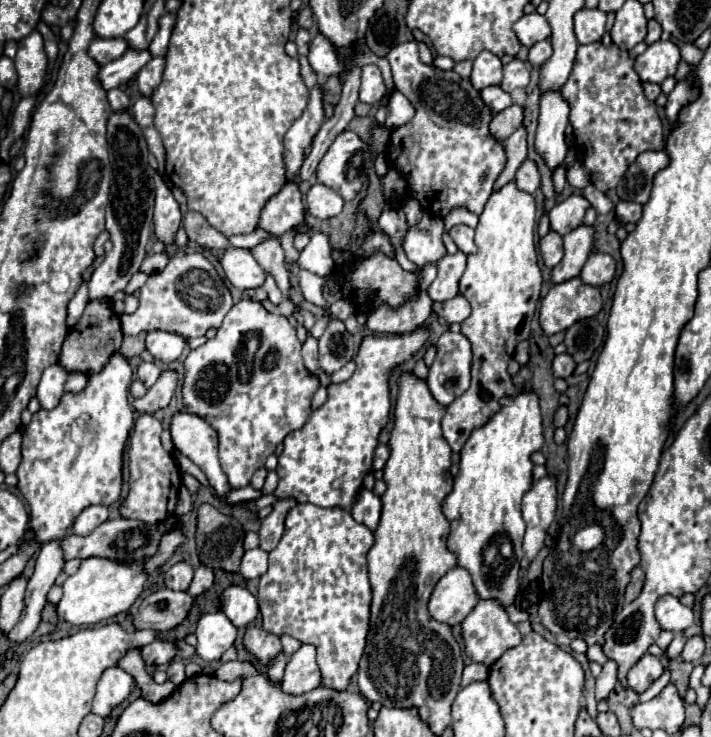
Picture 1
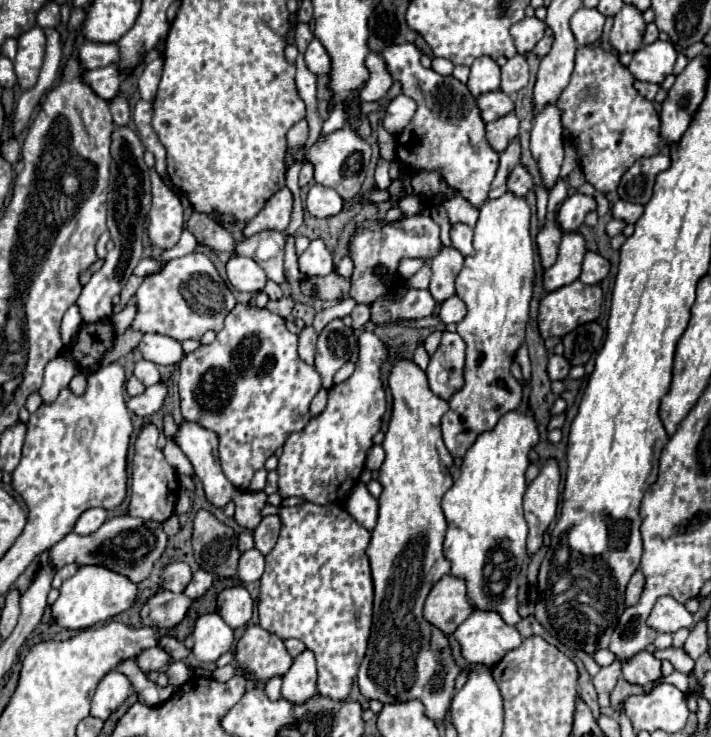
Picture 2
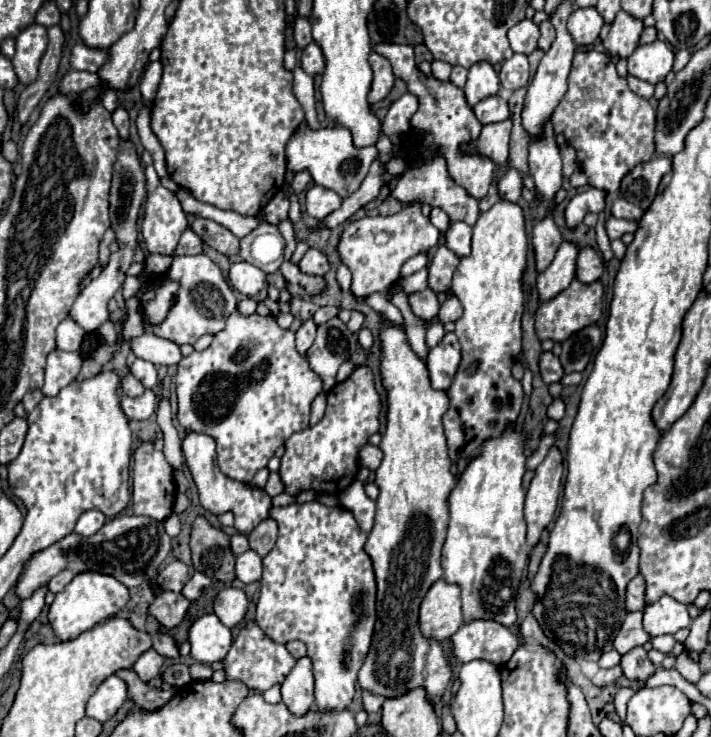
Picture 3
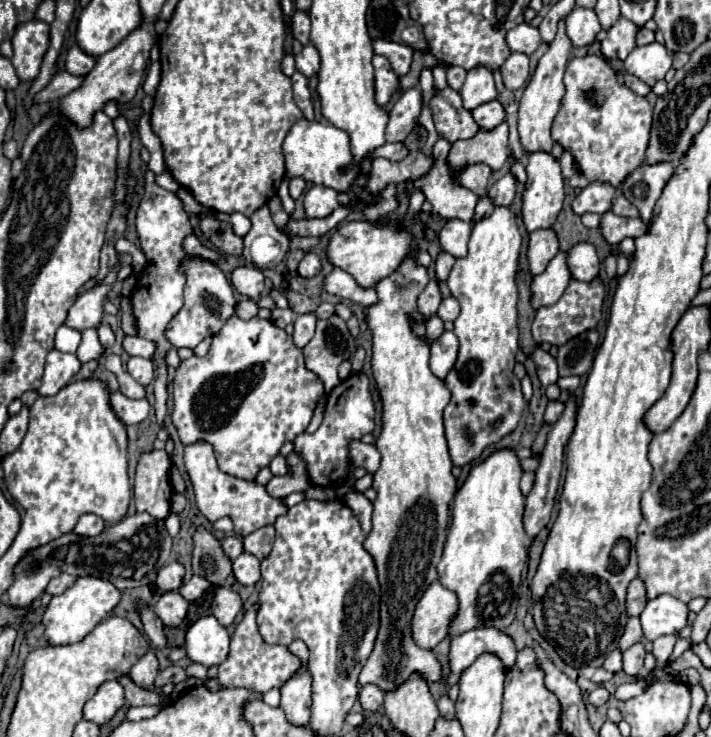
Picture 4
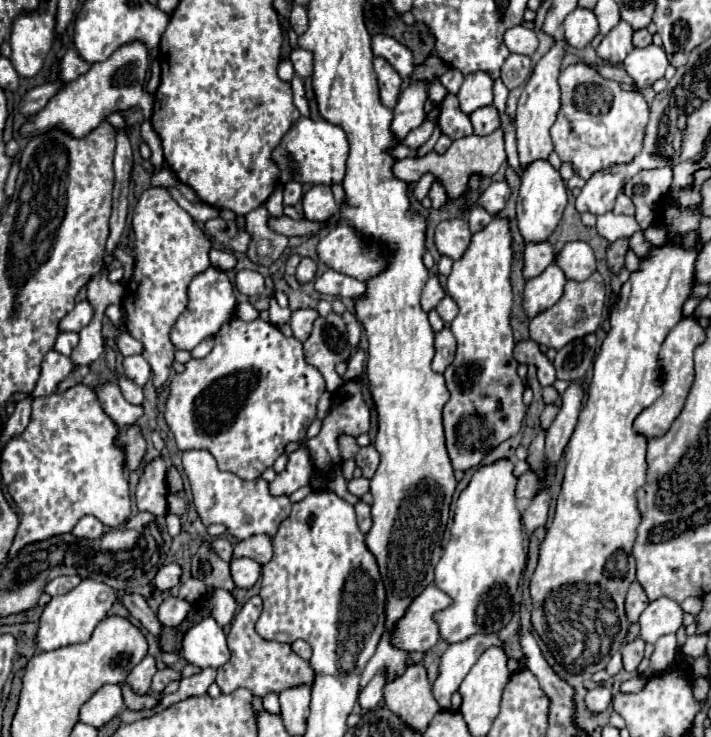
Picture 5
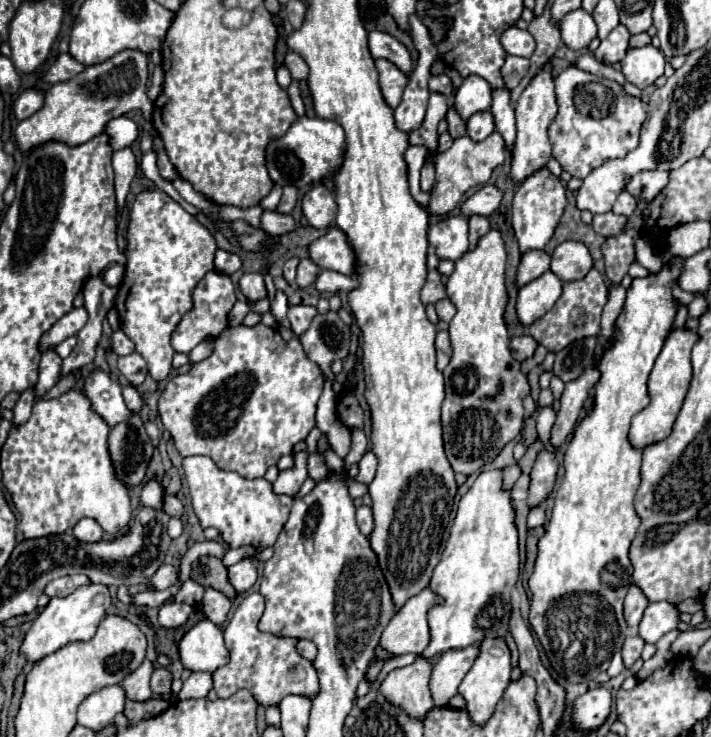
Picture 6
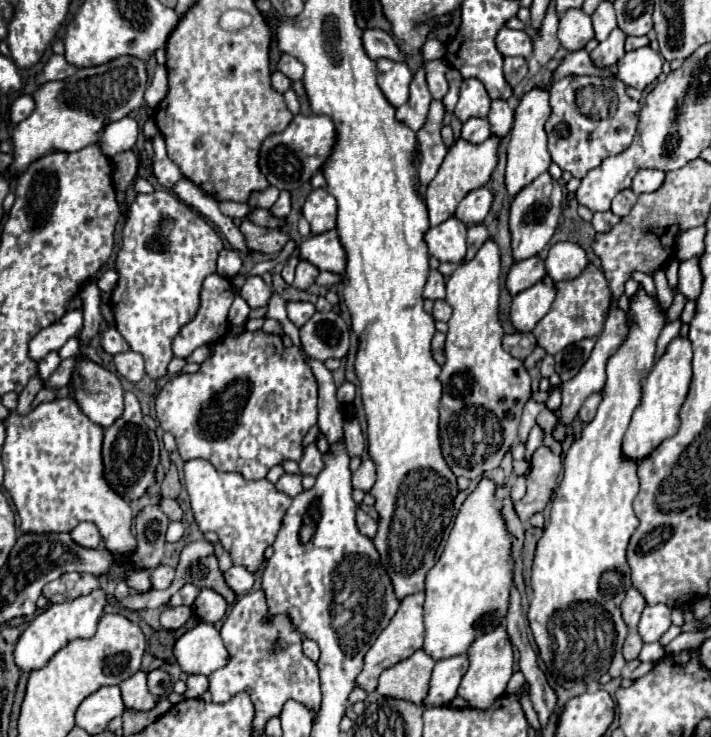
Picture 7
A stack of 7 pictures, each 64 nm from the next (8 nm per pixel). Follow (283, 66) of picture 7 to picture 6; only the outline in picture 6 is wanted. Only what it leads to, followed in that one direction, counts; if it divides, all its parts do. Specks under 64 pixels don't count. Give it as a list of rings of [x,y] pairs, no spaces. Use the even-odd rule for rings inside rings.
[[[288,52],[286,58],[284,58],[284,66],[290,70],[290,74],[292,74],[294,80],[306,80],[306,76],[308,76],[308,66],[306,66],[306,62],[302,60],[302,56],[298,56],[298,54],[294,54],[294,52]]]

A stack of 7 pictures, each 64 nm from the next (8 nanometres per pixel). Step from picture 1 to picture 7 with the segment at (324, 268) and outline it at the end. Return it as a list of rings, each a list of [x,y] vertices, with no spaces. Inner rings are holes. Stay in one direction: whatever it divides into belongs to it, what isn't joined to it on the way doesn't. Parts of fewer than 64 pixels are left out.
[[[300,260],[298,266],[296,266],[296,278],[294,278],[294,288],[298,290],[306,290],[314,284],[314,280],[318,278],[320,270],[316,266],[312,266],[310,262],[306,260]]]

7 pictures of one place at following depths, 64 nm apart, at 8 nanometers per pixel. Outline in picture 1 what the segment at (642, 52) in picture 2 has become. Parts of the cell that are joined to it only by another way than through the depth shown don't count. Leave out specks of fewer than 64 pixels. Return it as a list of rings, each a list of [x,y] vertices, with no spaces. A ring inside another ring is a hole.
[[[658,40],[650,44],[636,60],[634,70],[642,82],[660,84],[664,78],[676,74],[676,66],[680,62],[680,50],[674,42]]]

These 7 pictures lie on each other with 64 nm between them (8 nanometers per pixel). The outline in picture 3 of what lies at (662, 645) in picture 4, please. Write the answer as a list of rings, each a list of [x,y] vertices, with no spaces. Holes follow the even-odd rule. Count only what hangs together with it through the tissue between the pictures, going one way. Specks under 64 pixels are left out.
[[[656,636],[656,638],[652,638],[654,650],[658,650],[662,654],[668,654],[674,648],[674,644],[676,644],[674,636]]]

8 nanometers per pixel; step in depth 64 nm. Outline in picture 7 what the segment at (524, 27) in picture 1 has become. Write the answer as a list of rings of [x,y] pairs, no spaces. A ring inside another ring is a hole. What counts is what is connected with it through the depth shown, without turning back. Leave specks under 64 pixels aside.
[[[502,28],[496,36],[496,48],[502,56],[528,58],[532,54],[532,38],[524,30]]]

